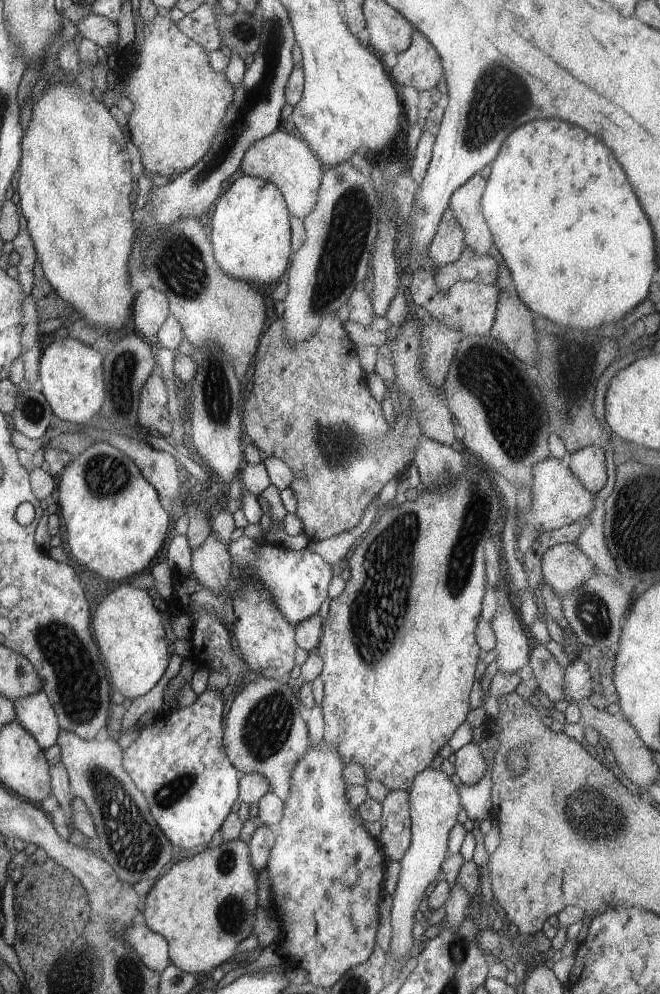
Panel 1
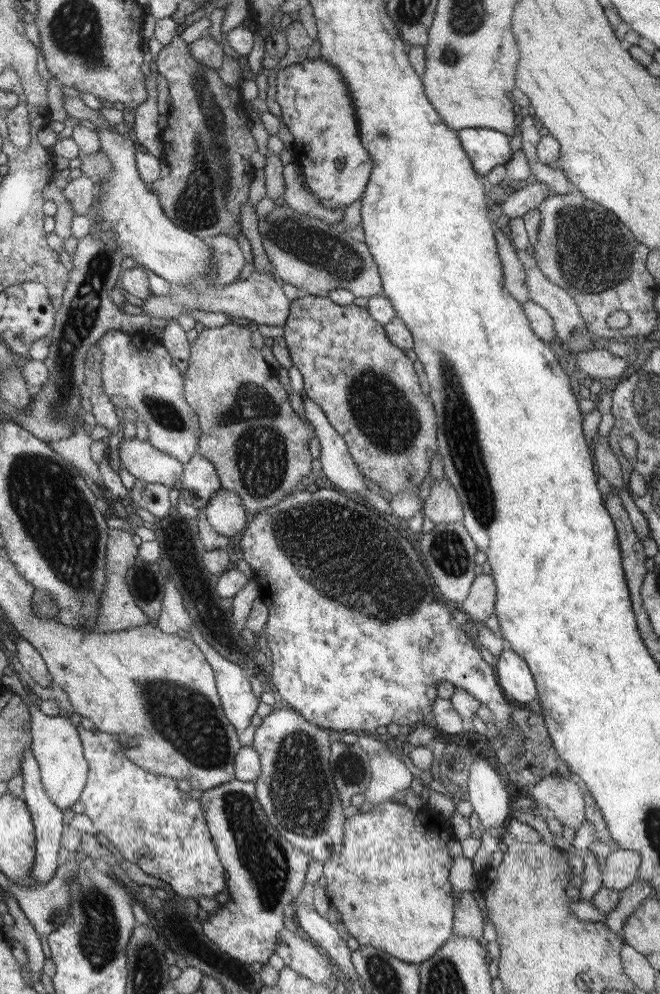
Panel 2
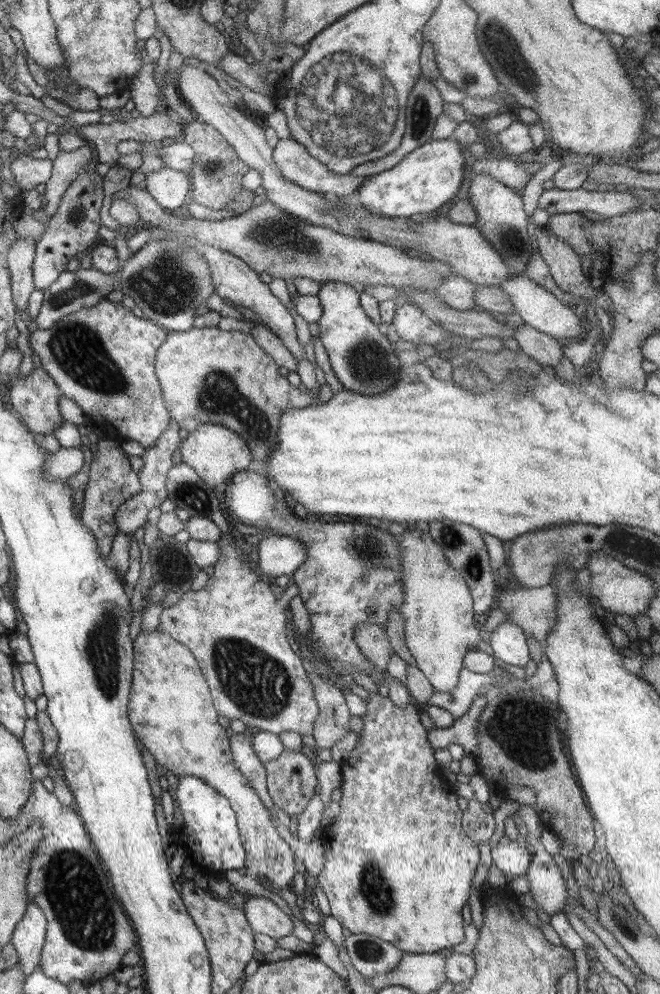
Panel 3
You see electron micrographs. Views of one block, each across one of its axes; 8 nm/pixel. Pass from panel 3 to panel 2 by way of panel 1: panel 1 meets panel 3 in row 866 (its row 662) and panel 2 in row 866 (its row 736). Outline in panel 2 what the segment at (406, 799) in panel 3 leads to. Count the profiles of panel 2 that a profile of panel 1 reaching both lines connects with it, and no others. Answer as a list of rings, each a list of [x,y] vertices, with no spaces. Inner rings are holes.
[[[388,800],[373,805],[371,811],[348,813],[343,827],[343,840],[339,852],[334,852],[322,864],[322,876],[326,879],[325,892],[330,904],[340,914],[341,923],[360,946],[372,946],[383,950],[407,964],[418,965],[427,960],[452,932],[455,894],[451,891],[447,876],[452,870],[451,856],[445,843],[451,840],[449,821],[437,818],[427,810],[427,820],[404,804]]]

